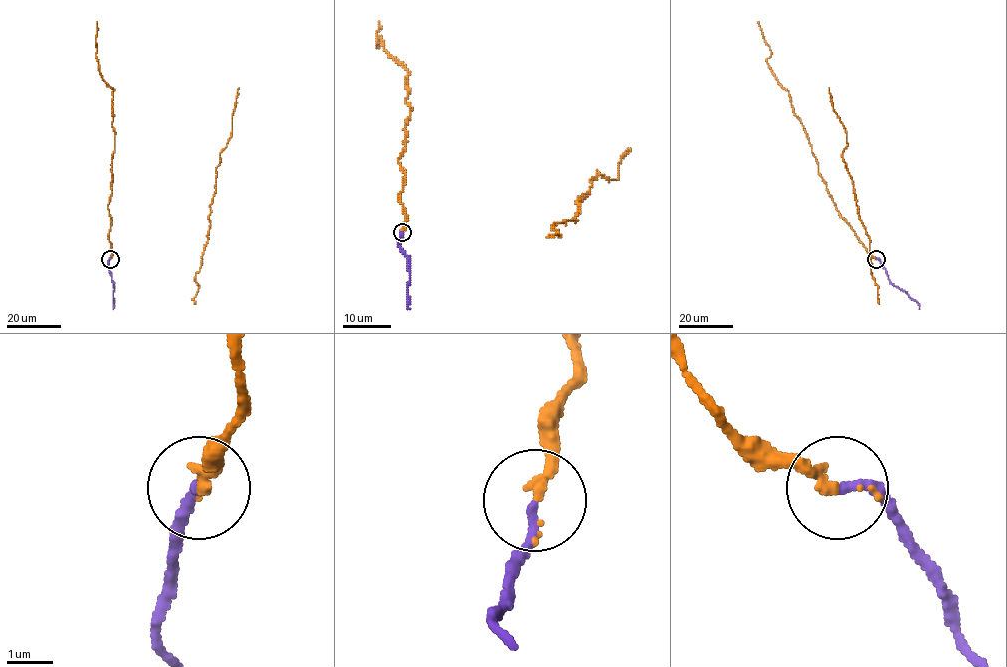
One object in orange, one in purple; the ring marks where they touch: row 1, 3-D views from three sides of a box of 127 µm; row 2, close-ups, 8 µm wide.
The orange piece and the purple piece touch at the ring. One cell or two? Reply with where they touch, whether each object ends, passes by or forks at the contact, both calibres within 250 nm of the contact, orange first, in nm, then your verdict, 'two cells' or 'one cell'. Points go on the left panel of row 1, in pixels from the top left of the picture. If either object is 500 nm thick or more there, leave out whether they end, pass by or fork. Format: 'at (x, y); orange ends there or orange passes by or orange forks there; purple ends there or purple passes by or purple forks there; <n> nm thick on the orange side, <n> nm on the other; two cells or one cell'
at (110, 259); orange passes by; purple ends there; 170 nm thick on the orange side, 220 nm on the other; one cell

